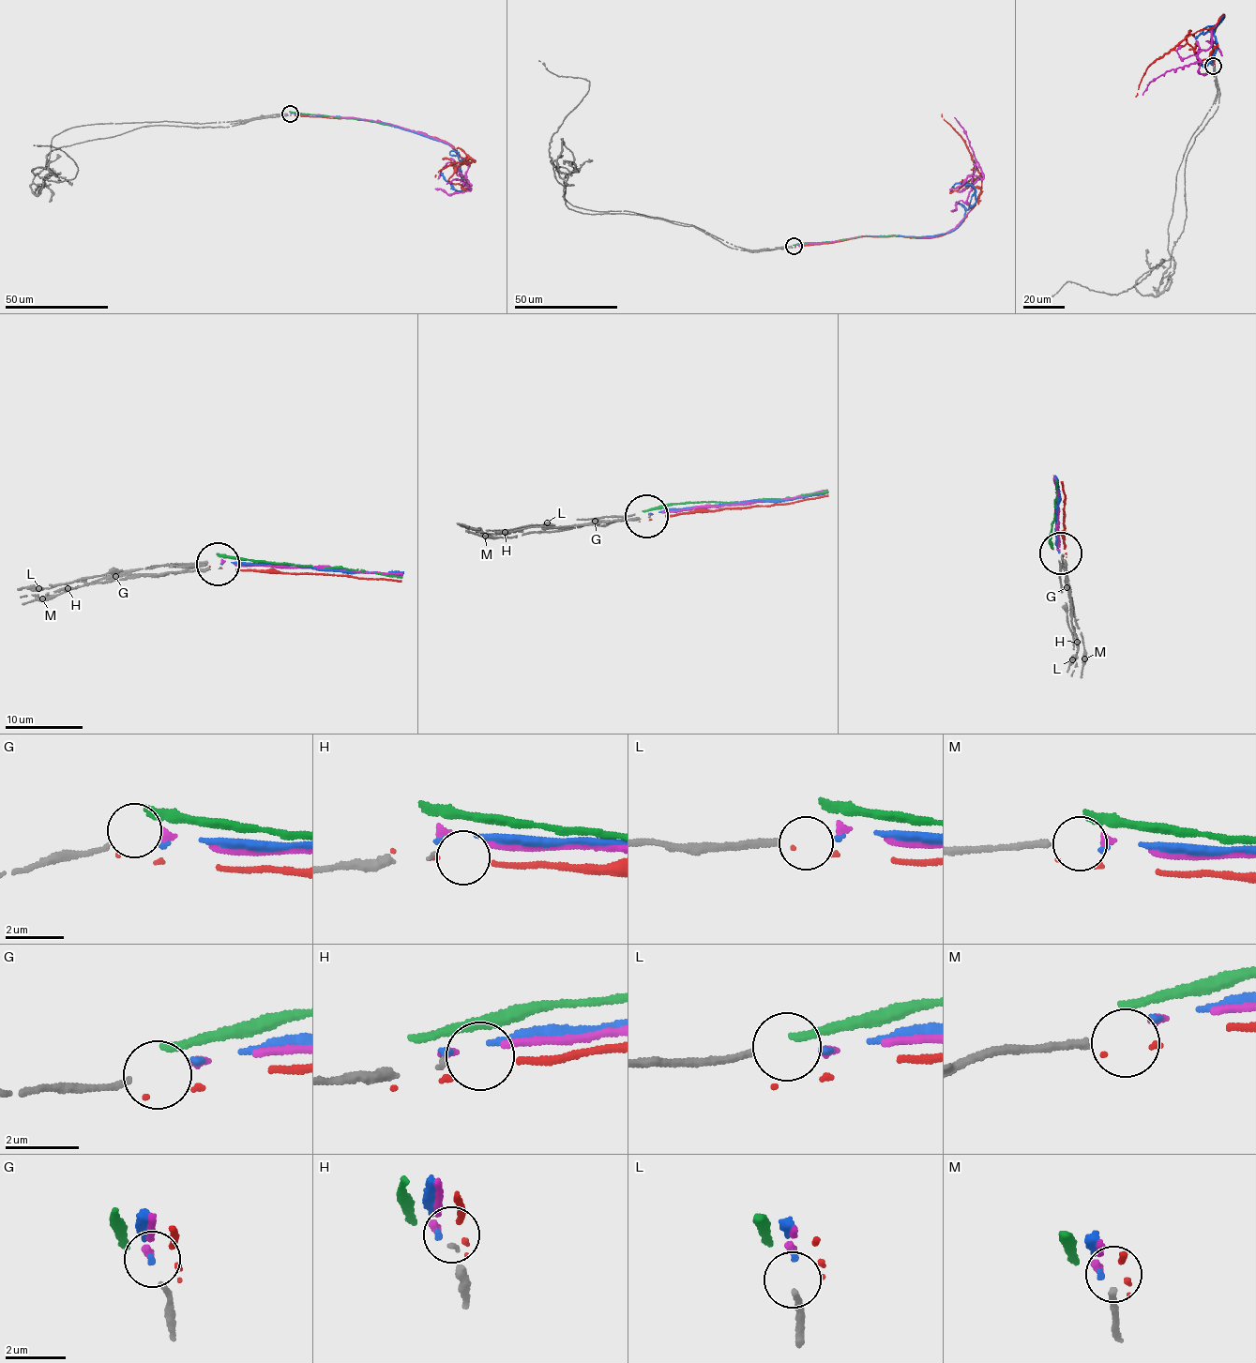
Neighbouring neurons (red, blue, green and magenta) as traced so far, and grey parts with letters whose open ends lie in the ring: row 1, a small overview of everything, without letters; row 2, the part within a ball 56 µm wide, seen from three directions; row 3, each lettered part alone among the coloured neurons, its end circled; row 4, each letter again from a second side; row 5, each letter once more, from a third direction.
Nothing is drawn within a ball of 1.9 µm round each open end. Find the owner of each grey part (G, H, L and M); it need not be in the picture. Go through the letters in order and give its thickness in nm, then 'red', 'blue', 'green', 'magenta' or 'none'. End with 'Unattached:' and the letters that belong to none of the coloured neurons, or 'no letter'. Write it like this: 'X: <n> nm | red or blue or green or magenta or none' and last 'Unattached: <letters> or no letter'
G: 140 nm | none
H: 90 nm | none
L: 180 nm | blue
M: 200 nm | magenta
Unattached: G, H

